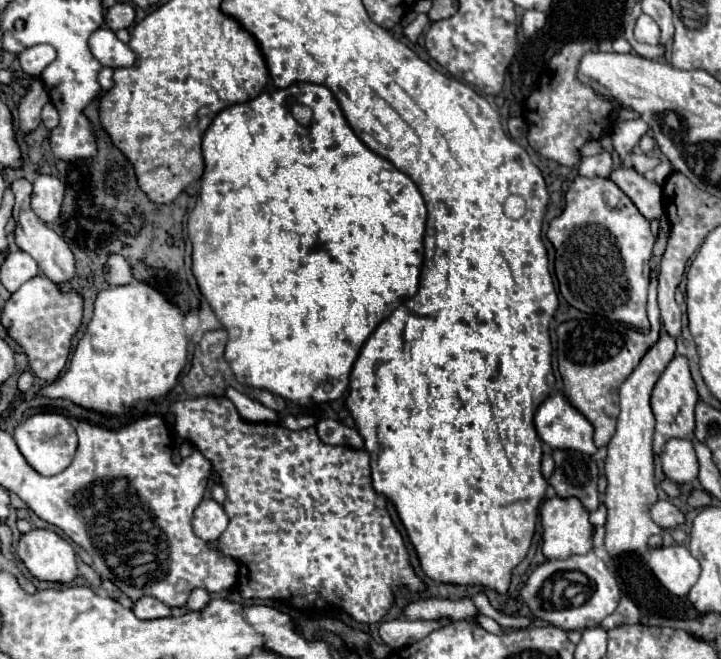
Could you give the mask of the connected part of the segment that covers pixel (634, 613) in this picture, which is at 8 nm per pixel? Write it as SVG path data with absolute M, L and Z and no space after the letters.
M621 596L617 610L611 616L607 616L601 622L601 626L605 630L609 630L609 628L615 628L615 626L621 626L621 624L637 624L637 622L639 622L639 608L627 596Z

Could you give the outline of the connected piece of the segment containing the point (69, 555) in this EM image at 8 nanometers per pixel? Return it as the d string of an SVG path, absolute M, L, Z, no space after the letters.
M35 528L23 534L17 556L37 580L69 584L77 576L73 546L53 530Z

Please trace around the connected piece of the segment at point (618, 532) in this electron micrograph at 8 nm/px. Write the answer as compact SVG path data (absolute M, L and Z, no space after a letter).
M661 332L659 342L643 356L639 366L619 388L621 414L617 418L617 432L607 444L607 458L605 458L607 490L603 494L603 504L607 508L605 548L609 552L609 560L615 560L625 552L645 554L649 550L647 546L649 536L661 534L661 528L649 518L649 508L657 502L655 460L651 450L655 418L649 406L649 398L655 382L659 380L659 376L663 374L673 356L675 356L675 340L669 334Z

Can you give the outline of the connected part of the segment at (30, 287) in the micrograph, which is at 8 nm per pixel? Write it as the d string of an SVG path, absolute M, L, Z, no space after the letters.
M35 276L27 280L17 292L11 294L11 298L3 308L1 324L7 328L9 336L23 346L23 352L27 354L33 372L45 382L55 382L59 372L67 364L71 338L81 326L81 316L83 316L81 294L63 292L49 278Z

